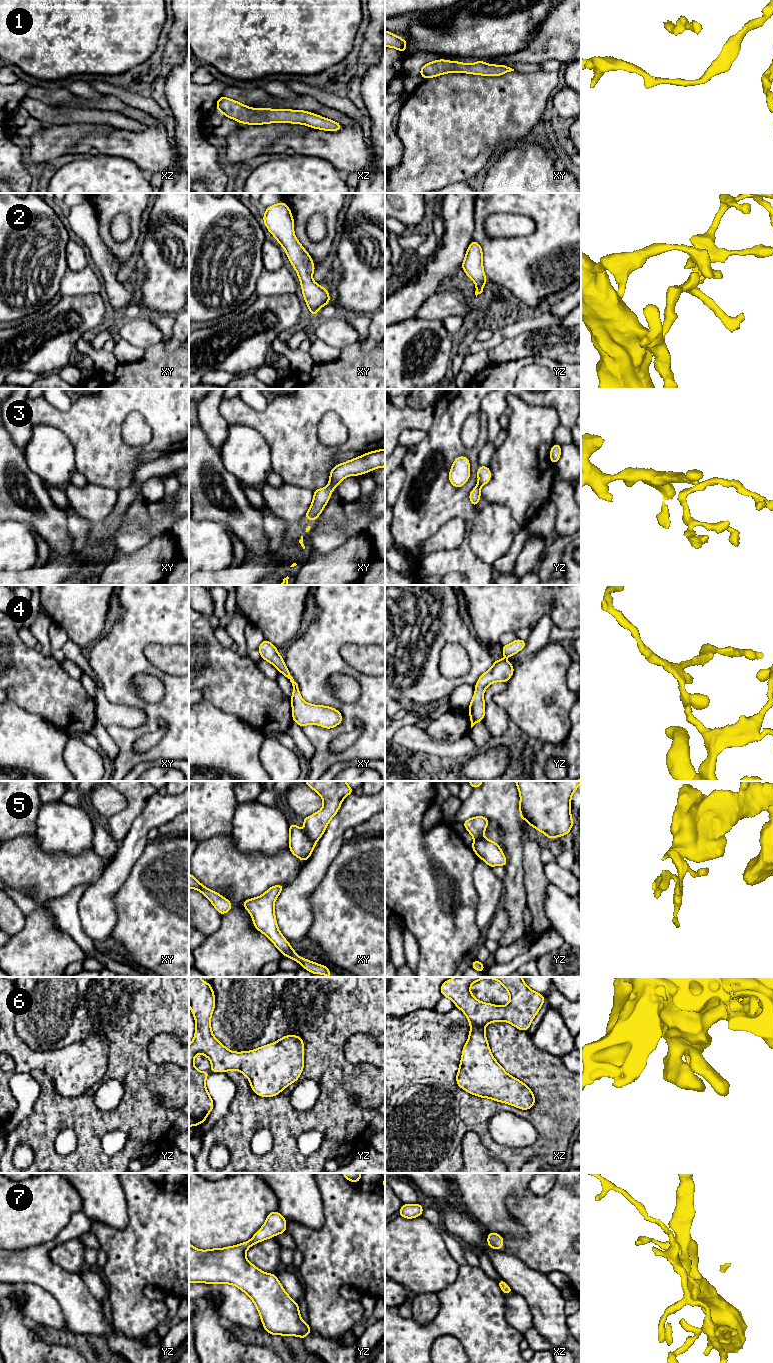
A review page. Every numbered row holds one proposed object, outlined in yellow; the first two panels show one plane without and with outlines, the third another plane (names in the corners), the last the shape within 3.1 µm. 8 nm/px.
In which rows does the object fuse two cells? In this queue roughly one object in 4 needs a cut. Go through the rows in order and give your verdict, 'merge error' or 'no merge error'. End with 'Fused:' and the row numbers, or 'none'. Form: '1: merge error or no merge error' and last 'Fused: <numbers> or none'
1: no merge error
2: no merge error
3: no merge error
4: no merge error
5: merge error
6: no merge error
7: no merge error
Fused: 5

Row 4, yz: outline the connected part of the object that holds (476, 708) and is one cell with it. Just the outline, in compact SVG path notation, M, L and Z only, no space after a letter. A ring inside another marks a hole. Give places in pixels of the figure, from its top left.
M495 660L494 664L482 674L476 685L475 694L469 705L471 728L485 718L485 701L483 698L485 689L493 682L506 683L513 675L514 666L507 660Z

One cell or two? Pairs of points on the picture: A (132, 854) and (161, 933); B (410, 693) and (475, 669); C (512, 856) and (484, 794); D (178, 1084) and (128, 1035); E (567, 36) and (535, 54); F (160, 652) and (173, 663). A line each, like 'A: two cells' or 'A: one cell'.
A: two cells
B: one cell
C: one cell
D: one cell
E: one cell
F: one cell

